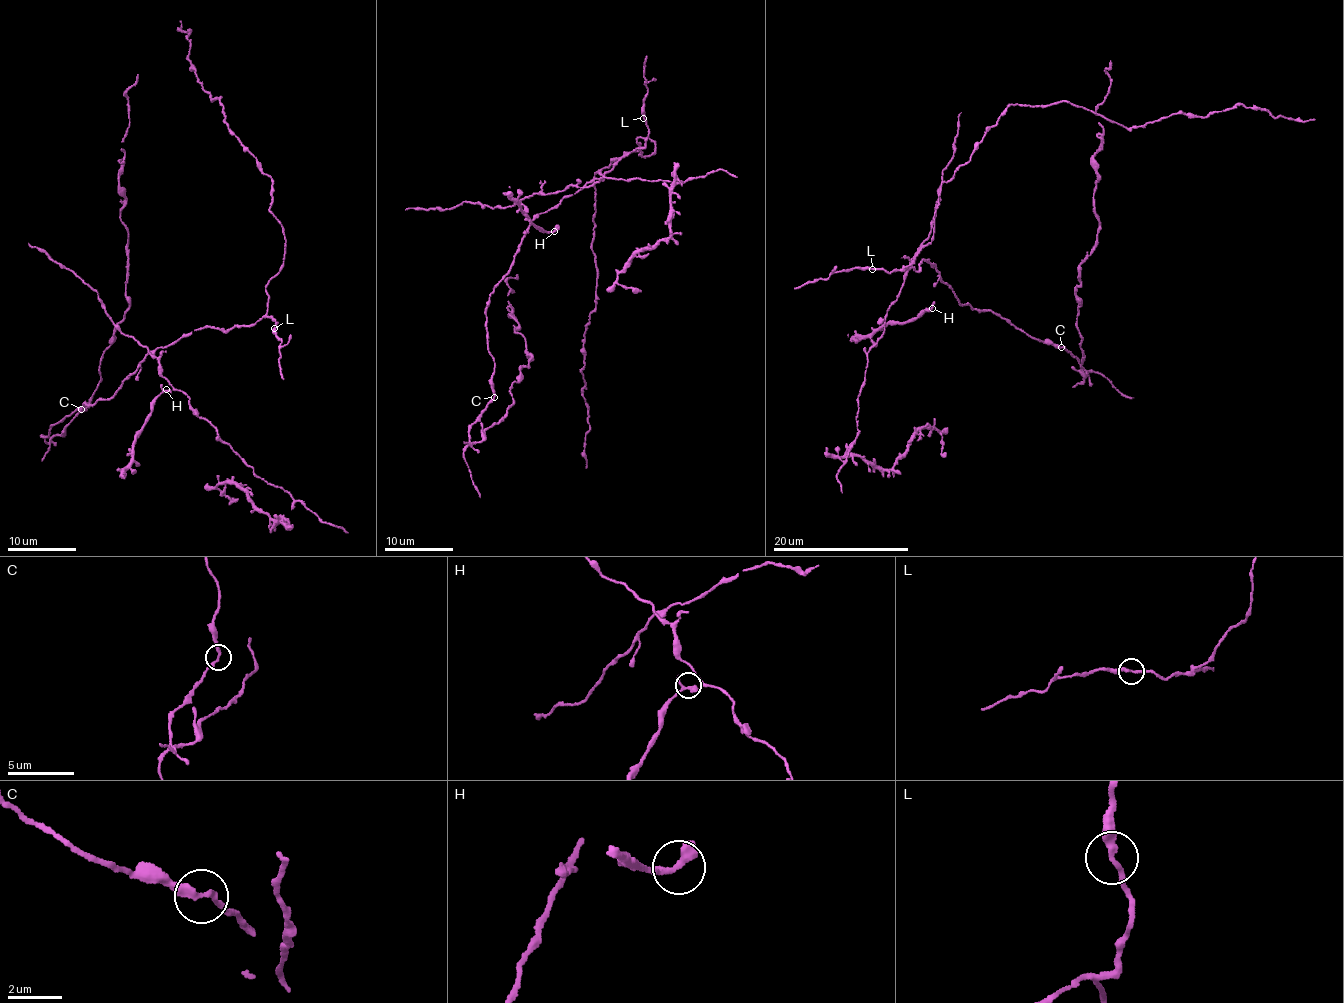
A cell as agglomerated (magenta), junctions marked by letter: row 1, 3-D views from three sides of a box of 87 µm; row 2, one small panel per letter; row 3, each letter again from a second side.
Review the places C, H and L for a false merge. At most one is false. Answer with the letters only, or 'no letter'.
no letter

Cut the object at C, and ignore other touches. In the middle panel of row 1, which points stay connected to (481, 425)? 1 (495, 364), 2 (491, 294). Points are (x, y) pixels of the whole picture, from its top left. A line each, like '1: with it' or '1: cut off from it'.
1: cut off from it
2: cut off from it

